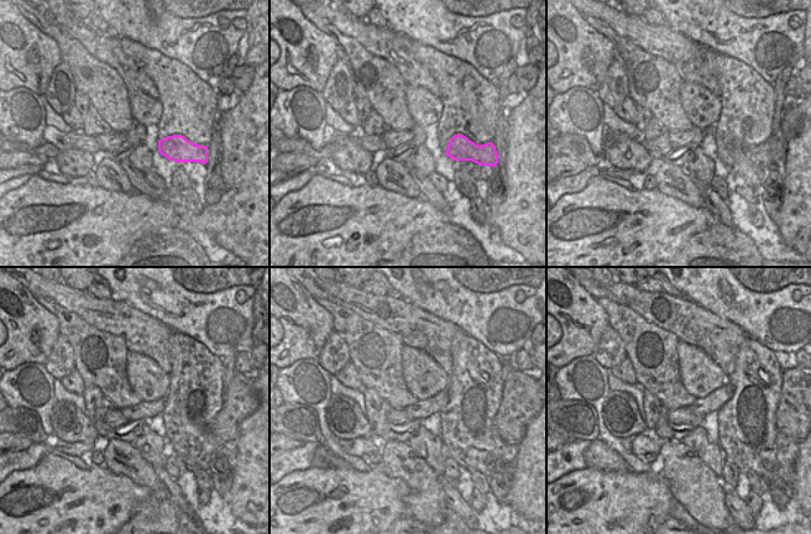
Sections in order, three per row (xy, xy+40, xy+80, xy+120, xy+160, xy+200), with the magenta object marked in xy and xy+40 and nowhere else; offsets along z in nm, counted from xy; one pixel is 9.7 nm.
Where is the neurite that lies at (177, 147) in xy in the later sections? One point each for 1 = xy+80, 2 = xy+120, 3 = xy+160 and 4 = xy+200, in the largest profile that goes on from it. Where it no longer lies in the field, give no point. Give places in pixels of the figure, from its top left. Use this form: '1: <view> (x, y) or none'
1: xy+80 (765, 153)
2: xy+120 (241, 399)
3: xy+160 (521, 403)
4: xy+200 (798, 411)

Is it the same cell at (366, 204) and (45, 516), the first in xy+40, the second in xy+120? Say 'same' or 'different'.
same

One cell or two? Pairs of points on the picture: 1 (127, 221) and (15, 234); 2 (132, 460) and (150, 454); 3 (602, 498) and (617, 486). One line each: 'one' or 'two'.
1: one
2: two
3: one

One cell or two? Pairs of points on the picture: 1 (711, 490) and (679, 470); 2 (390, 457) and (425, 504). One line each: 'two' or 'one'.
1: one
2: one

